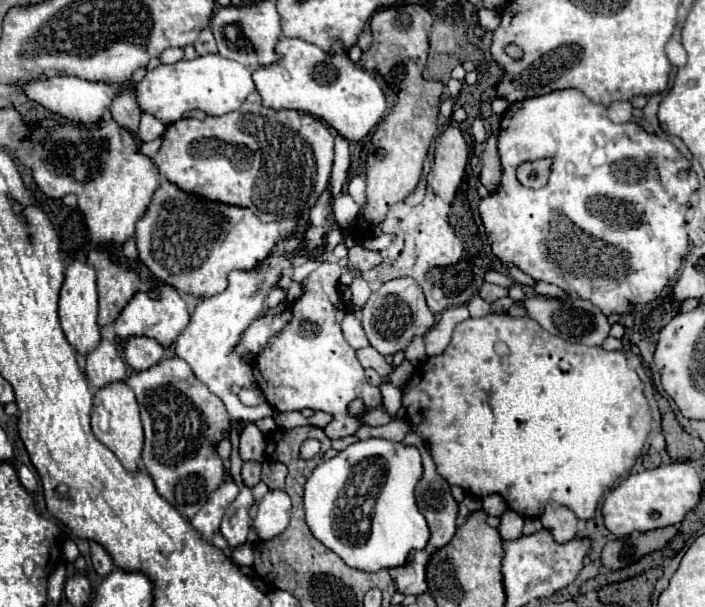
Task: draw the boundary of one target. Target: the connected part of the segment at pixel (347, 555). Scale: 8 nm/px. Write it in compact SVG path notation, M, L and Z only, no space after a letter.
M368 438L350 444L332 460L324 460L306 482L304 508L306 522L316 540L336 552L350 568L378 572L384 568L402 566L412 550L424 550L430 538L428 524L416 504L416 484L422 478L422 460L416 446L392 442L384 438Z

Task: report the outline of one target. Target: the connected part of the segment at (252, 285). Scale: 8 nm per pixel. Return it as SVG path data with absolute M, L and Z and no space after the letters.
M284 238L282 242L278 242L278 246L274 248L274 254L268 256L258 268L250 270L250 272L232 272L228 276L228 288L216 296L204 298L196 310L192 312L192 320L188 324L188 328L178 336L176 344L174 344L174 354L182 360L186 360L192 368L192 372L196 374L196 378L208 386L208 390L212 394L216 394L232 420L246 420L246 422L254 422L266 416L272 416L272 408L270 406L254 406L248 408L244 406L236 394L232 394L232 386L240 386L240 388L254 388L254 374L252 374L252 366L240 362L238 352L236 352L236 344L240 342L244 330L250 326L250 322L254 322L254 318L260 314L260 310L264 308L264 298L266 294L276 286L280 272L284 268L290 268L292 258L296 256L296 252L300 250L302 240L300 238Z

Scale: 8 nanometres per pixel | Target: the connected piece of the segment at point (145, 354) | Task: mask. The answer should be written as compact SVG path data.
M134 336L126 340L118 340L118 344L122 346L126 362L134 370L148 370L150 366L158 364L164 354L164 348L160 346L160 342L154 342L154 338Z

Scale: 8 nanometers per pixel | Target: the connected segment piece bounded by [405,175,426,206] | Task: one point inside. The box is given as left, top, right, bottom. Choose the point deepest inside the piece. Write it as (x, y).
(417, 196)

